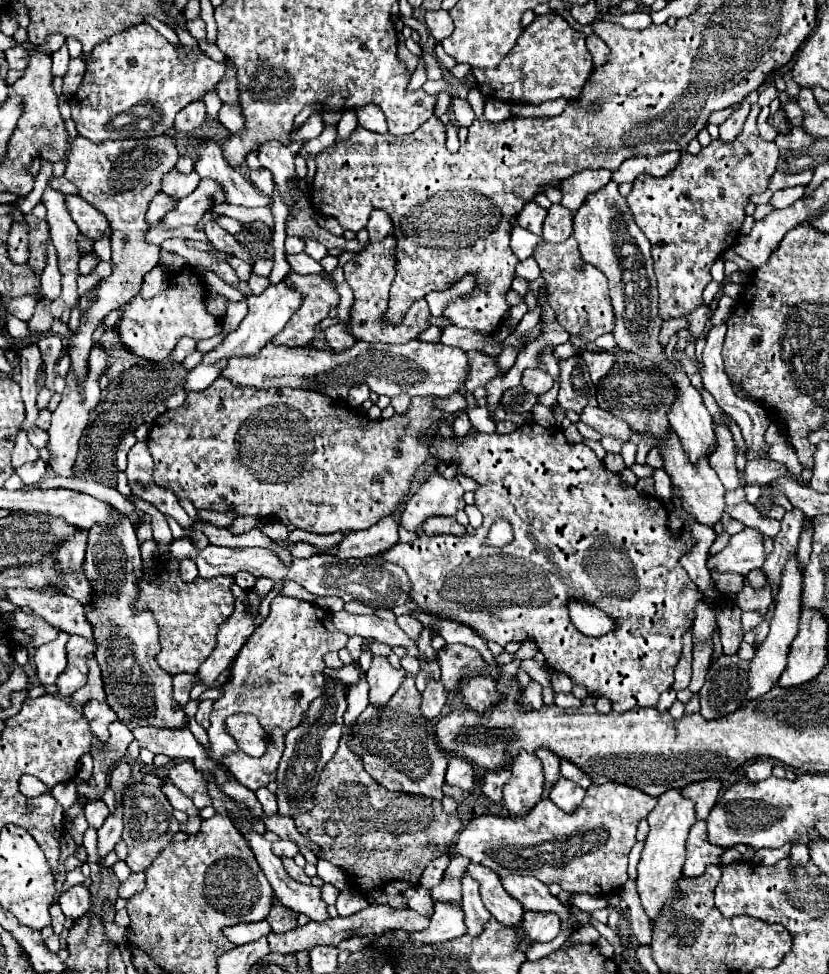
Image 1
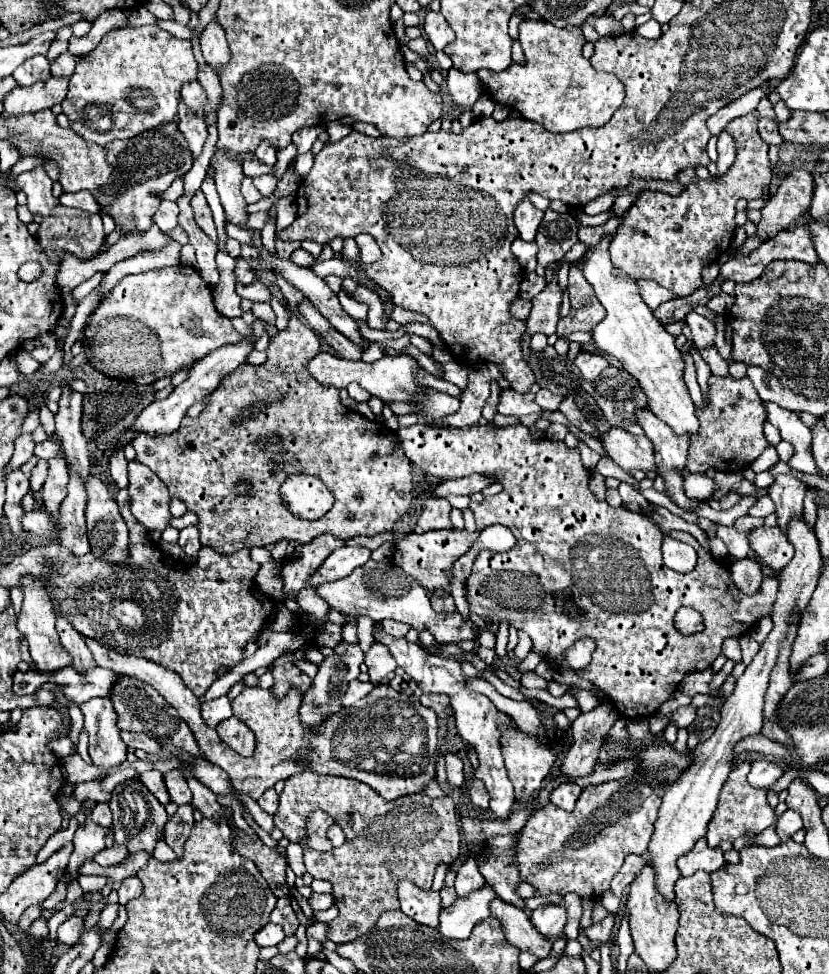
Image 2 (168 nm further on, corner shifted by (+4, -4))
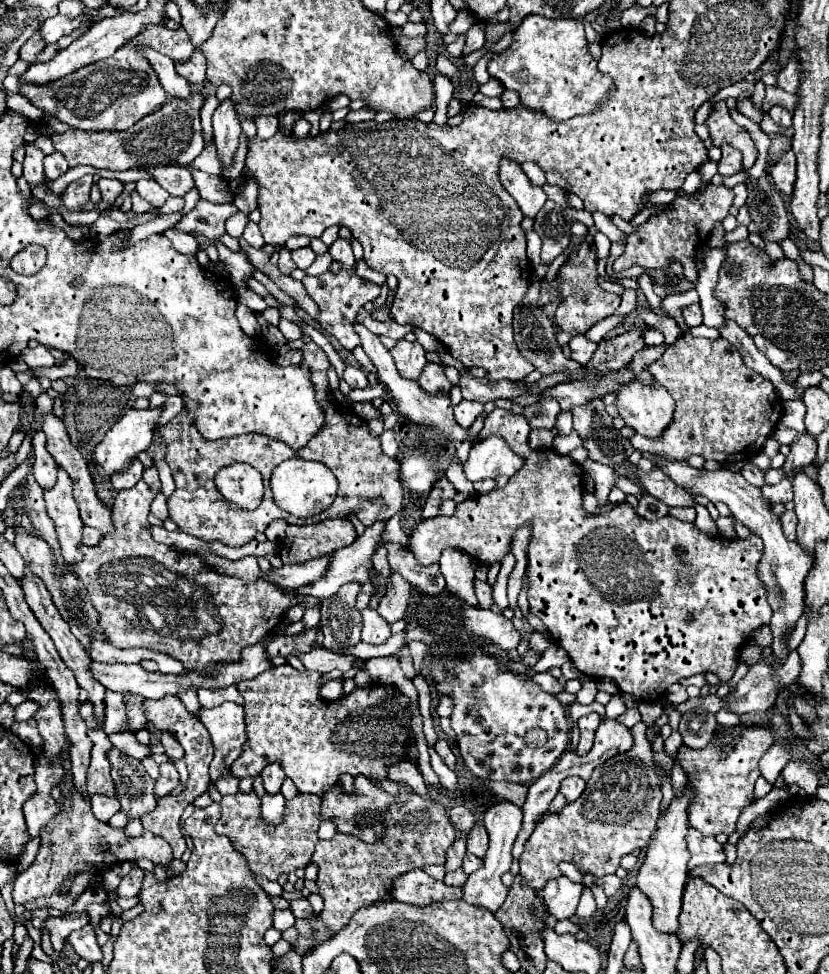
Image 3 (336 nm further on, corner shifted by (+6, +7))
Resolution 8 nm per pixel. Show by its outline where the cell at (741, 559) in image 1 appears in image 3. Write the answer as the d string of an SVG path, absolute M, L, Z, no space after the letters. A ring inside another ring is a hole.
M785 511L783 515L779 515L779 521L781 521L781 527L783 527L783 533L789 541L795 541L795 525L797 525L797 517L793 511Z

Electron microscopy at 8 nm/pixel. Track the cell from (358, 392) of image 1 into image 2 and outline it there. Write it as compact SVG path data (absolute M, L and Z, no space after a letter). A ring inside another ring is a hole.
M351 382L351 384L347 386L347 390L349 390L349 396L351 396L353 400L357 400L357 402L367 402L367 400L371 398L371 394L367 394L367 390L361 388L361 386L355 384L355 382Z

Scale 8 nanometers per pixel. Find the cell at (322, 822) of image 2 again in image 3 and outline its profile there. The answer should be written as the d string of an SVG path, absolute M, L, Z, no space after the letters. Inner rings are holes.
M235 793L221 799L221 819L215 825L215 831L227 835L235 849L247 859L253 873L277 881L281 873L293 873L297 867L305 867L313 855L315 845L319 843L317 829L321 825L321 797L297 793L285 805L285 823L277 827L277 835L271 833L271 825L261 819L261 805L257 795Z

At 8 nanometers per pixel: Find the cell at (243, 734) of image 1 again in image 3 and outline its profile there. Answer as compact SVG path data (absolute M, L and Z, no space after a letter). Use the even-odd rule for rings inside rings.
M223 703L213 709L201 709L199 719L207 727L215 757L211 761L211 781L229 775L229 767L243 751L247 739L245 711L237 703Z

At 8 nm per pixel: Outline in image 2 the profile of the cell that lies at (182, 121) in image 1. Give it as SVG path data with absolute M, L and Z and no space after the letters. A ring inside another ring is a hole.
M195 80L195 82L187 82L181 88L181 98L187 102L187 106L191 106L195 112L201 110L207 104L207 94L203 90L203 86Z

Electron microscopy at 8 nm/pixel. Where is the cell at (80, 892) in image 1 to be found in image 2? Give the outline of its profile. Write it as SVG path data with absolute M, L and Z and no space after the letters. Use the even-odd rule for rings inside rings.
M73 916L65 924L59 926L57 940L63 942L63 944L67 944L67 946L75 946L79 942L81 934L83 934L83 920L77 918L77 916Z

